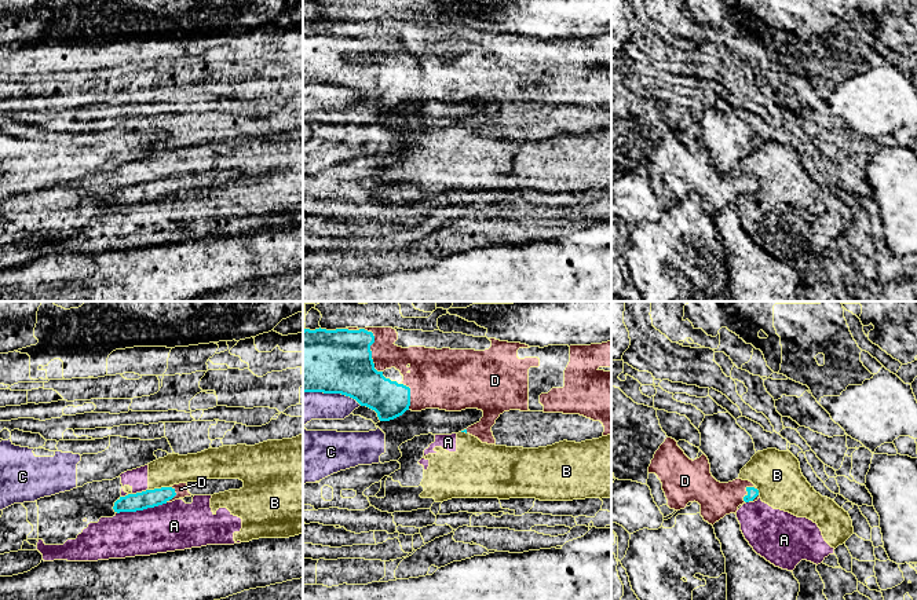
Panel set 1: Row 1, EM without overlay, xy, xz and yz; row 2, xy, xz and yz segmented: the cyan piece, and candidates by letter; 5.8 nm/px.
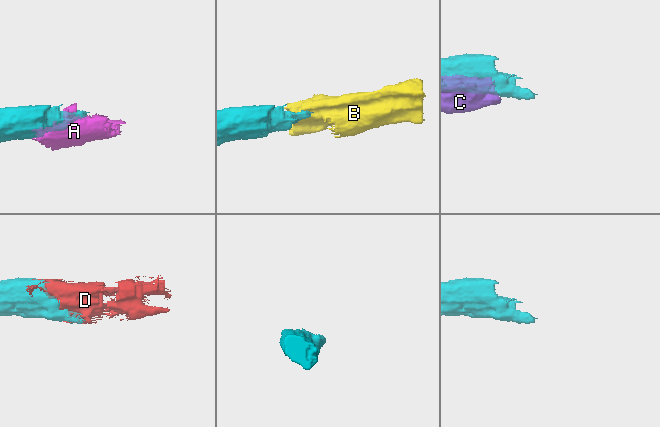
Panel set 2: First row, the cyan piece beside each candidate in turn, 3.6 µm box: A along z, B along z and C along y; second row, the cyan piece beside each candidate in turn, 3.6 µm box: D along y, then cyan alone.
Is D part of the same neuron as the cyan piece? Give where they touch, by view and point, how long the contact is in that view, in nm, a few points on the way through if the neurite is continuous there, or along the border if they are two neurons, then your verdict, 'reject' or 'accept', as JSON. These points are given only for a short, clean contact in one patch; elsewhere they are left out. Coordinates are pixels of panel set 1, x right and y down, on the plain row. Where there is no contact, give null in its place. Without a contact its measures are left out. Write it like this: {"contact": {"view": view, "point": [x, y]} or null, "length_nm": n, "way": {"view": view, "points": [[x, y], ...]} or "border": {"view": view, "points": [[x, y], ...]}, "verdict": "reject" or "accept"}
{"contact": {"view": "xz", "point": [369, 41]}, "length_nm": 280, "verdict": "accept"}

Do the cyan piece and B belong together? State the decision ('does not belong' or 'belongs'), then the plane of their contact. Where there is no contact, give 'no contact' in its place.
does not belong; meets cyan in xy

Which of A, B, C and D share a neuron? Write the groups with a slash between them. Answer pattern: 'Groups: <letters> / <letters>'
Groups: A B / C / D

